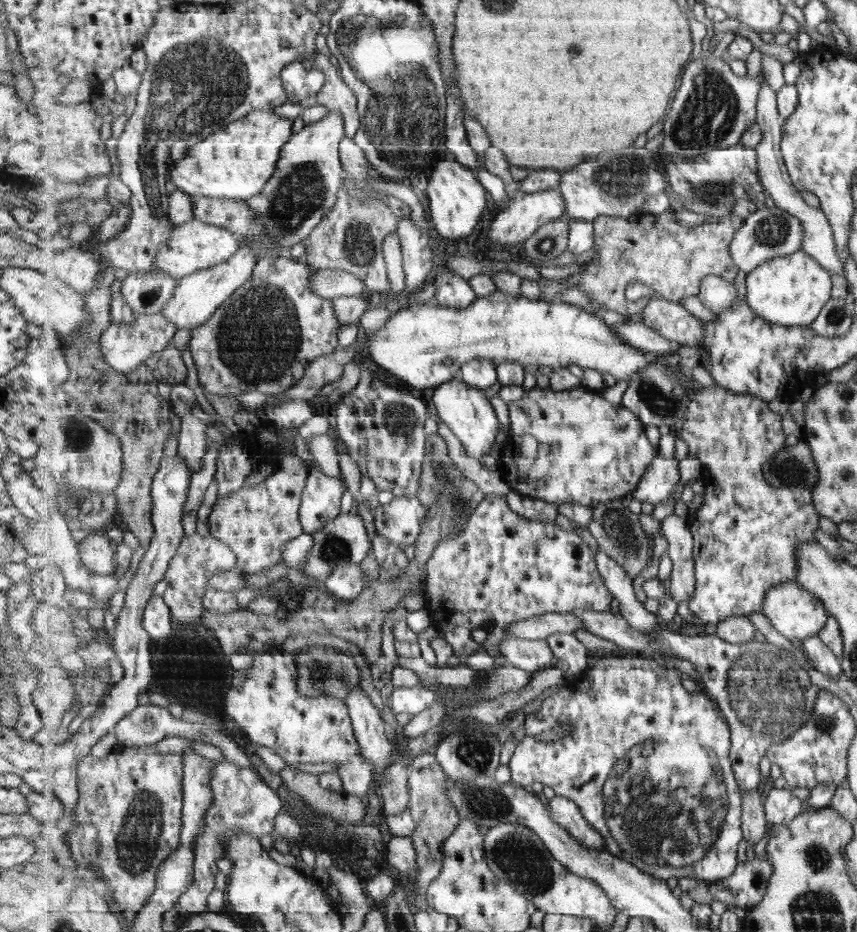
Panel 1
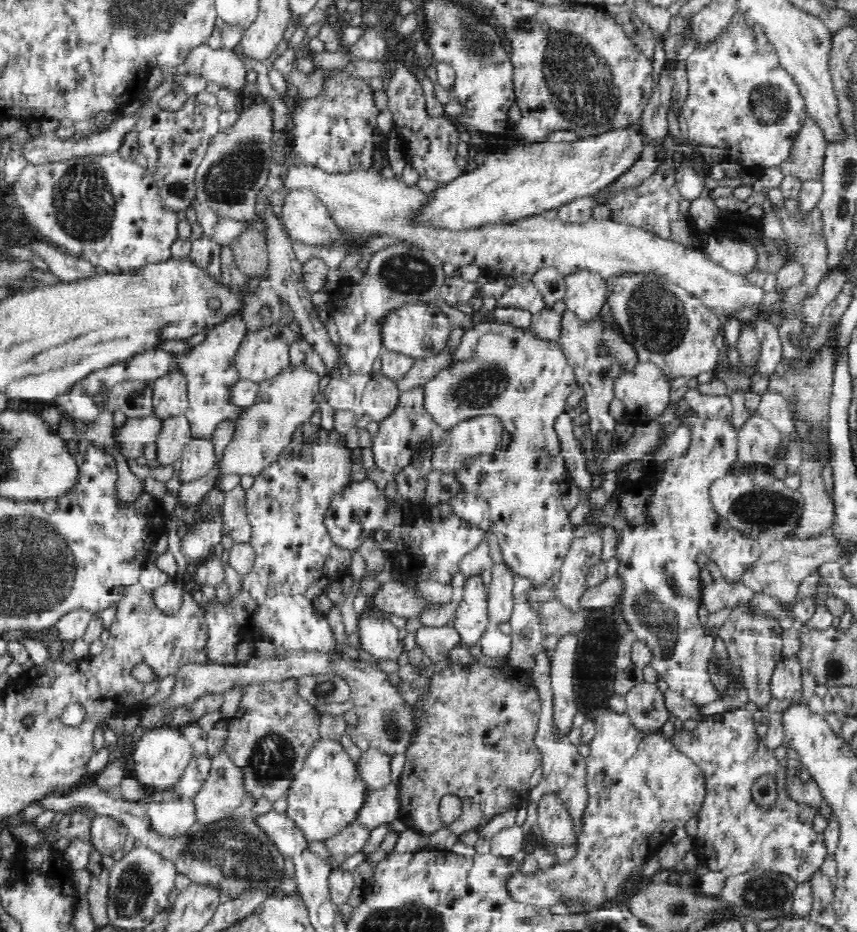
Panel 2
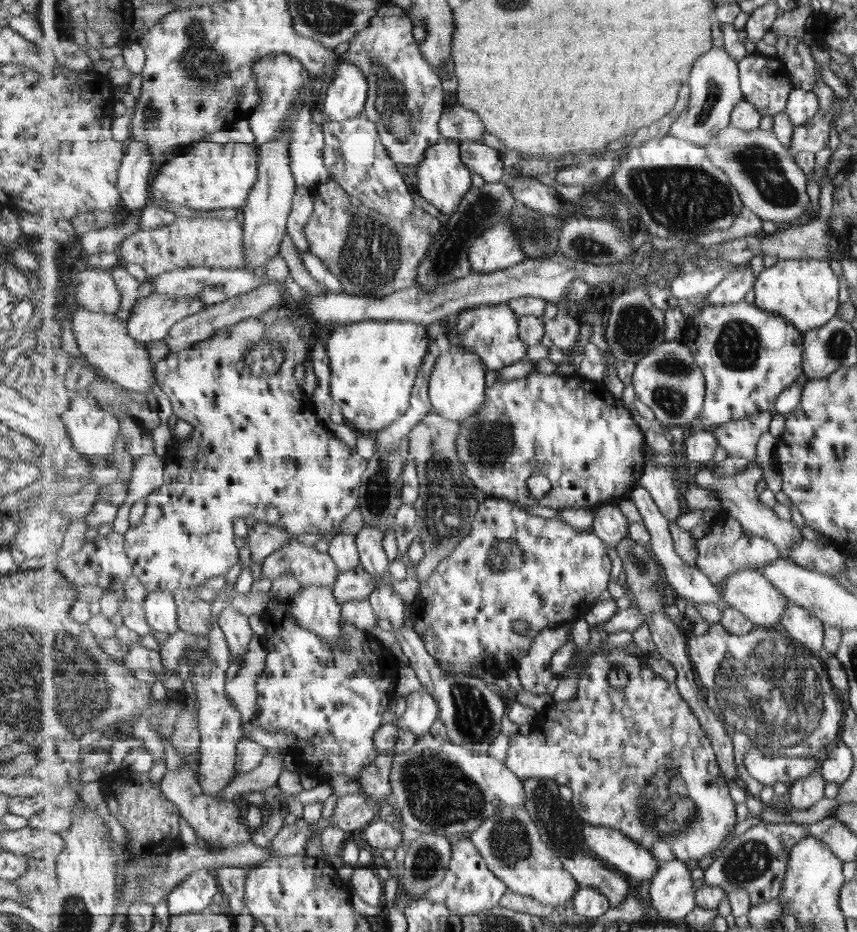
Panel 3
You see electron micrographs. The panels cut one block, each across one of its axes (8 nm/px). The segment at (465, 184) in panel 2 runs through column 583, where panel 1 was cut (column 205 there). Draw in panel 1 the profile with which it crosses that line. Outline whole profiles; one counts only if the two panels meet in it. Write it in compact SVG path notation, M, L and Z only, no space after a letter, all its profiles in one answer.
M259 108L250 112L245 119L205 137L183 159L172 163L170 186L195 197L247 201L257 196L274 175L291 128L292 119L279 116L274 109Z

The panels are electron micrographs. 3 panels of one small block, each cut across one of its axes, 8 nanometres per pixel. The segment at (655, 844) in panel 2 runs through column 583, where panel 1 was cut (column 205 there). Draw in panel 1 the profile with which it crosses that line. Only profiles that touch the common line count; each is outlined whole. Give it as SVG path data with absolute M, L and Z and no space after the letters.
M223 758L221 763L216 763L212 775L212 788L214 791L214 804L208 809L205 818L204 832L200 833L195 844L195 874L191 887L180 897L180 906L184 913L207 912L209 896L216 890L215 878L217 878L217 860L227 856L224 844L224 834L232 830L234 834L238 830L244 830L256 838L269 835L274 837L275 818L281 813L283 800L277 796L277 792L267 786L267 782L253 769L242 768L237 764Z

